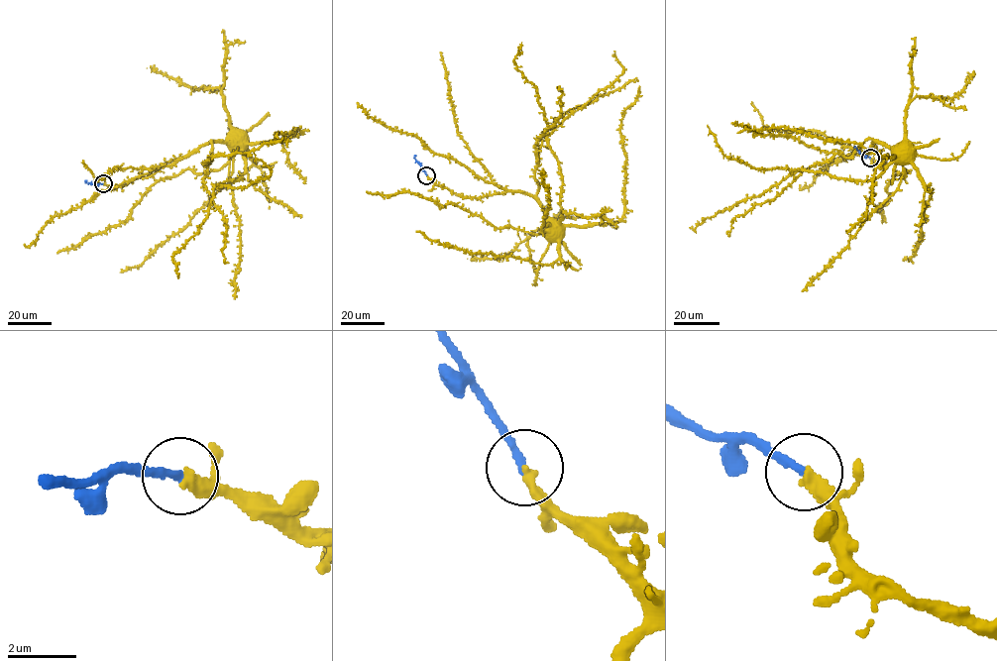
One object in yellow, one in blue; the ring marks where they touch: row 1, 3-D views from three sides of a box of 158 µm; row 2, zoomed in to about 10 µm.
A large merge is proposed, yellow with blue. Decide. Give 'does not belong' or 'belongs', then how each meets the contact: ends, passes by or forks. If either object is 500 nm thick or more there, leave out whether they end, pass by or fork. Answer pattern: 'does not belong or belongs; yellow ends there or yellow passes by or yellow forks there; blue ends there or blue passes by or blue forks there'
belongs; yellow ends there; blue ends there

